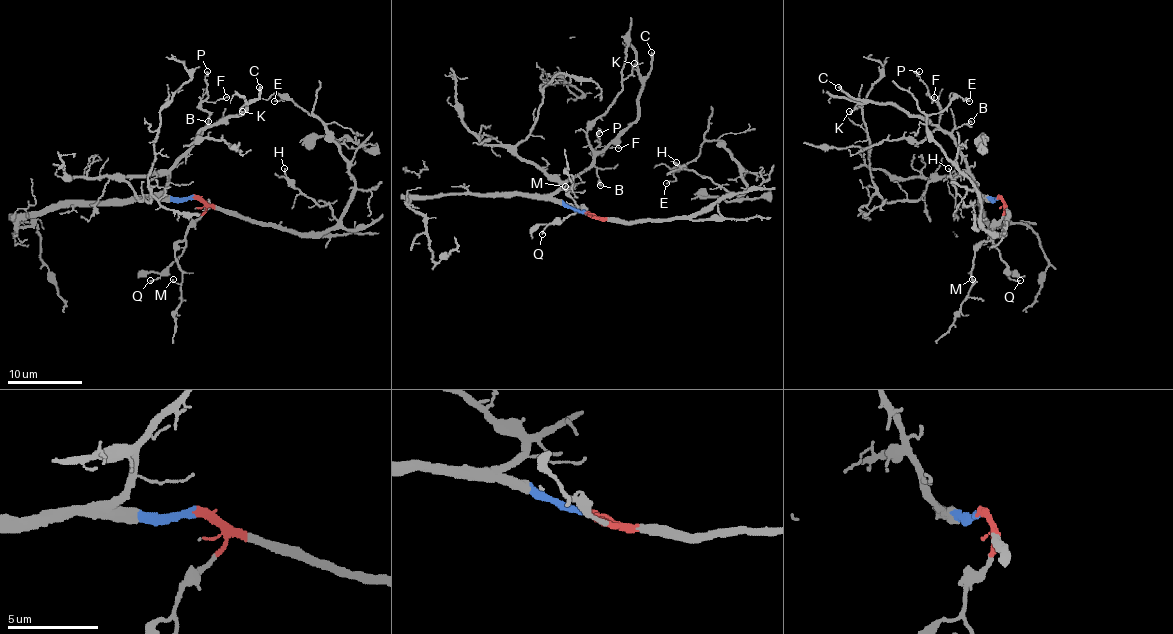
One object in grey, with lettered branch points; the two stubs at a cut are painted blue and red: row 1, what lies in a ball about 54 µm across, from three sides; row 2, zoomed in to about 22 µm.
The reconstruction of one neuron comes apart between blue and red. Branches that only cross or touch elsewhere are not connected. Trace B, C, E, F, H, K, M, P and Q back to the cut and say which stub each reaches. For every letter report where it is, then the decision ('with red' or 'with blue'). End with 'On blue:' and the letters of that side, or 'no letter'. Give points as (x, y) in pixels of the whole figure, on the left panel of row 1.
B: place (208, 121); with blue
C: place (259, 87); with blue
E: place (274, 101); with red
F: place (226, 97); with blue
H: place (284, 168); with red
K: place (242, 111); with blue
M: place (173, 279); with red
P: place (207, 71); with blue
Q: place (150, 280); with red
On blue: B, C, F, K, P

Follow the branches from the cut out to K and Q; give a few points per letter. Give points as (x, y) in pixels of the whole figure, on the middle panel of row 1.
K: (585, 212), (574, 212), (553, 195), (565, 182), (583, 171), (637, 117), (641, 76), (632, 66), (634, 63)
Q: (585, 212), (596, 217), (578, 206), (574, 214), (550, 223), (542, 234)

